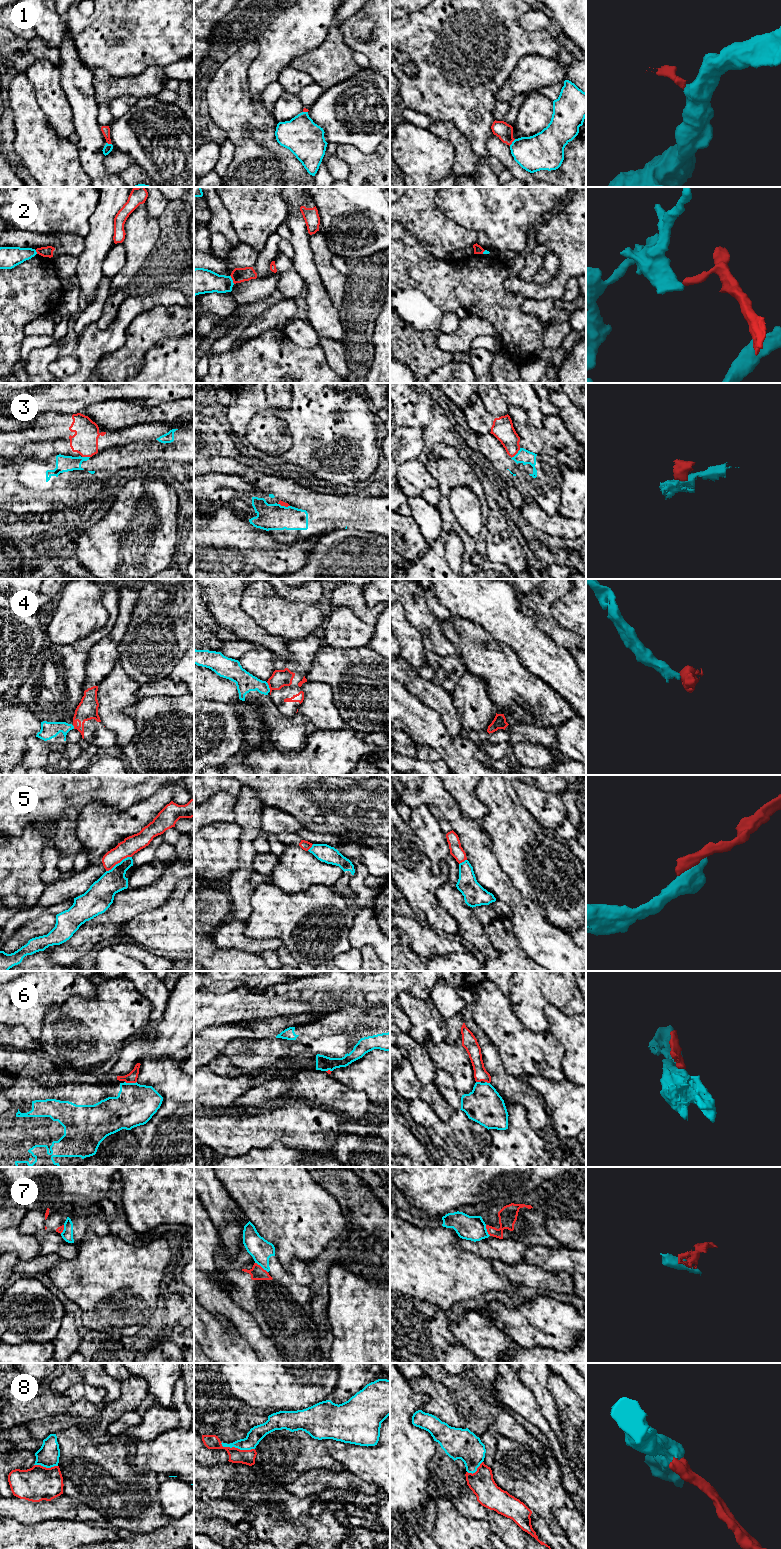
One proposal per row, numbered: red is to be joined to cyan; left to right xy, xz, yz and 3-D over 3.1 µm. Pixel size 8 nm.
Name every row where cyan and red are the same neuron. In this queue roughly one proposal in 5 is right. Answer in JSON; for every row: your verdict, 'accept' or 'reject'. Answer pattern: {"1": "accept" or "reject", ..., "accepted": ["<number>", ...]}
{"1": "reject", "2": "reject", "3": "reject", "4": "reject", "5": "reject", "6": "reject", "7": "reject", "8": "reject", "accepted": []}

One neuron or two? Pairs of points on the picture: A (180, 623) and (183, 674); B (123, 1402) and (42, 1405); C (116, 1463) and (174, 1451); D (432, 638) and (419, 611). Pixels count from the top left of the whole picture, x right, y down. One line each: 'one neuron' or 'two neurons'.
A: two neurons
B: two neurons
C: two neurons
D: one neuron

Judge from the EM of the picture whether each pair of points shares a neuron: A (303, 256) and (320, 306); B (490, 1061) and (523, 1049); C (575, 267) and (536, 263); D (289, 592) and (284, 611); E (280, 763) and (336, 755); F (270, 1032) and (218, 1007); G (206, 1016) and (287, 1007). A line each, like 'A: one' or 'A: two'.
A: one
B: two
C: two
D: two
E: one
F: two
G: one

